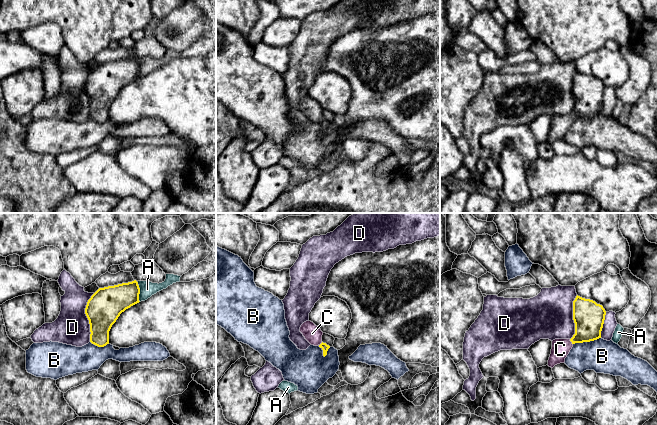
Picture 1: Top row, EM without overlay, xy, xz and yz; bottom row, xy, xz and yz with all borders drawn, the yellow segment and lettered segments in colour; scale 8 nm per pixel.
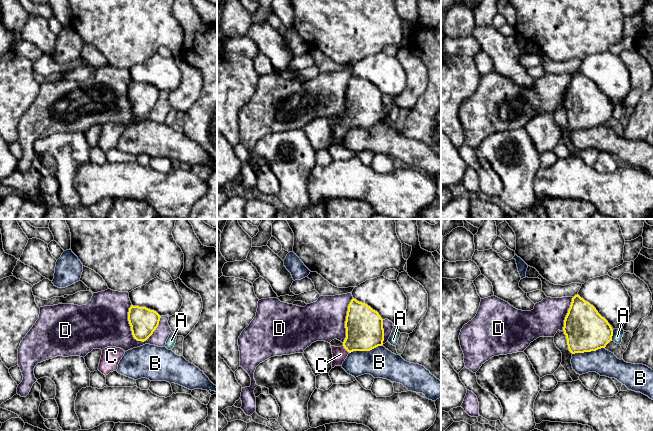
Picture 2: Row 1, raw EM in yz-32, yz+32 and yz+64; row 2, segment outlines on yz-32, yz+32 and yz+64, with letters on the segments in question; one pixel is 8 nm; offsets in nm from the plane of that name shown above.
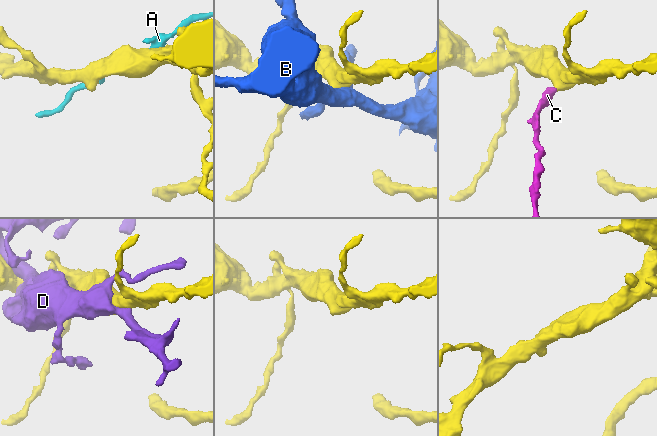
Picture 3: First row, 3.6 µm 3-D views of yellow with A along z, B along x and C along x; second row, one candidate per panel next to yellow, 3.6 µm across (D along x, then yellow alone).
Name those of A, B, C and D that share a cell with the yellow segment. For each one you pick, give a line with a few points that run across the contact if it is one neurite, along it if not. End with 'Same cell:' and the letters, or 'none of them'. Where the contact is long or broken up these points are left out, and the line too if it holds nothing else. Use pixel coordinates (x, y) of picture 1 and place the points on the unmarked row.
C: line yz (588, 92), (588, 101), (571, 117), (560, 125)
Same cell: C

